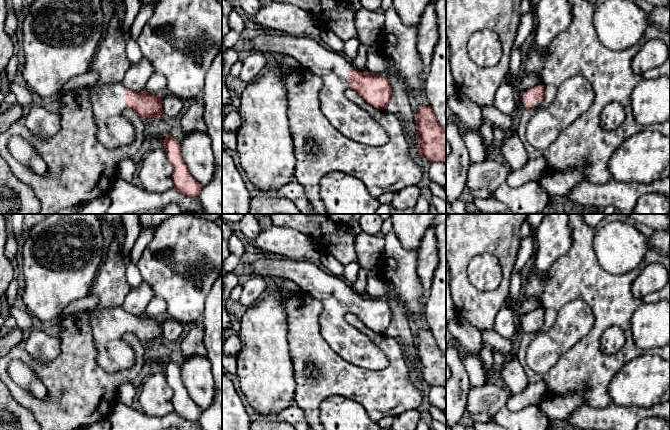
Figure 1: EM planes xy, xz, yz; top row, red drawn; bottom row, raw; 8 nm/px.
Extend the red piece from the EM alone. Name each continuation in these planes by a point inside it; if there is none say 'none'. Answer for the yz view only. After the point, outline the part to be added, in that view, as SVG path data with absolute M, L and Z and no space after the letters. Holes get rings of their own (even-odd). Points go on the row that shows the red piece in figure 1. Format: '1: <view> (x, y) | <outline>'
1: yz (521, 94) | M530 88L521 90L517 92L517 103L523 108L526 109L524 102L521 101L522 98L525 98L527 96L527 92L529 91Z

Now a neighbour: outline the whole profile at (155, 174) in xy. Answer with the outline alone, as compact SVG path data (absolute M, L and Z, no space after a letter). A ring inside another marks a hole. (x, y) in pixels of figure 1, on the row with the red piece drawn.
M164 147L151 150L139 162L141 186L152 193L164 193L174 188L173 166Z

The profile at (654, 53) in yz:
M660 39L646 42L633 57L631 66L637 76L653 68L661 66L668 58L668 48Z

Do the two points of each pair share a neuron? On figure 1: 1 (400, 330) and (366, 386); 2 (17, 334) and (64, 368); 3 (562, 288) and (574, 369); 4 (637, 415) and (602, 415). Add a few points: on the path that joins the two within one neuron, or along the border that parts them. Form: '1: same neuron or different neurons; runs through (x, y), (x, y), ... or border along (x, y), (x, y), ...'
1: different neurons; border along (384, 333), (398, 341)
2: different neurons; border along (20, 344), (10, 350)
3: same neuron; runs through (587, 295), (599, 307), (599, 328), (590, 344)
4: same neuron; runs through (628, 415), (611, 415)

